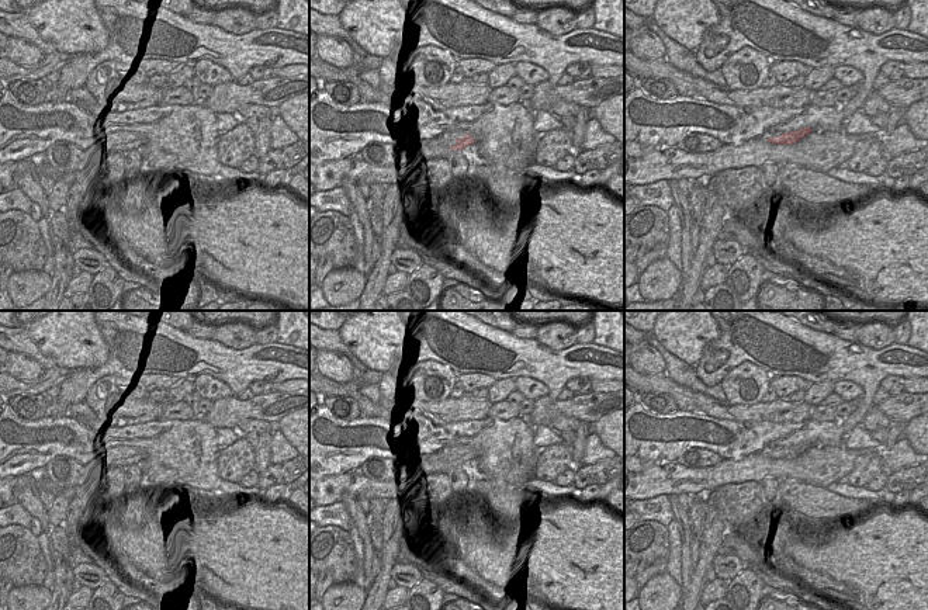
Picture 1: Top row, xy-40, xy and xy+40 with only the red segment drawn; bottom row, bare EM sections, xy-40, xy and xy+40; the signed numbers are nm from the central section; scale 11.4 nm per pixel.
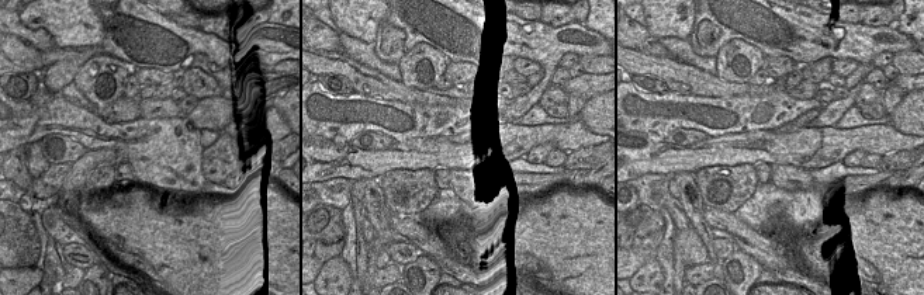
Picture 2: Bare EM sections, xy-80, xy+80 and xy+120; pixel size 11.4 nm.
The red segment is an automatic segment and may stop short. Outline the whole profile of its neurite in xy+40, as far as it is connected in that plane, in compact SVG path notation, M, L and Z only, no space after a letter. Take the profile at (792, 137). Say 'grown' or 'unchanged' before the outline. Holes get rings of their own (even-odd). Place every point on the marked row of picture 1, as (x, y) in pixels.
unchanged | M806 126L799 131L790 131L787 134L782 134L780 136L776 138L768 138L768 142L773 145L793 145L810 134L813 134L813 128Z

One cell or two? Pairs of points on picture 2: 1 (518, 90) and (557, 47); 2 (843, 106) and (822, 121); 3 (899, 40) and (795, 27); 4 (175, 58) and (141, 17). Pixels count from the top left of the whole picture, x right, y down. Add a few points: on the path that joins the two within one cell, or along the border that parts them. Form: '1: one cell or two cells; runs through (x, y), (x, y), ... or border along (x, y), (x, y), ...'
1: two cells; border along (532, 89), (515, 99)
2: one cell; runs through (837, 108), (827, 117)
3: one cell; runs through (874, 41), (820, 37)
4: one cell; runs through (165, 48), (144, 27)

